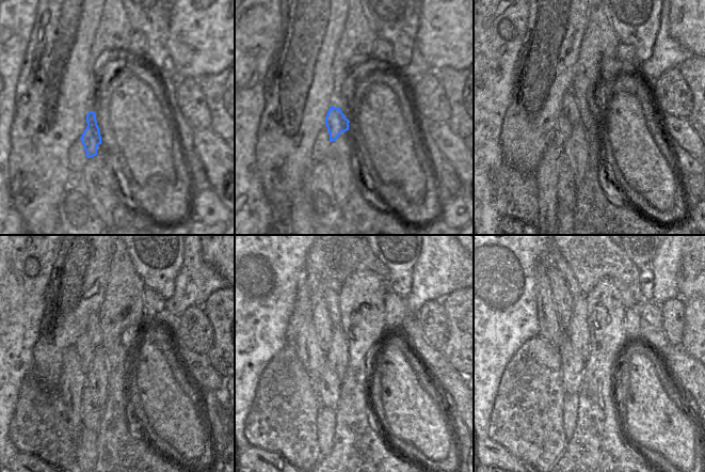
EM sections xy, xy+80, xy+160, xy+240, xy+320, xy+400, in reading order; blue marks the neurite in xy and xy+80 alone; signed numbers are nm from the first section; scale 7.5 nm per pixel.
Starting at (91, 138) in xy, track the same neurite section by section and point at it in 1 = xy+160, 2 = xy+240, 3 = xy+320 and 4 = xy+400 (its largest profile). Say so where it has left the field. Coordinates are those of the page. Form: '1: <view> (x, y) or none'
1: xy+160 (570, 108)
2: xy+240 (94, 332)
3: xy+320 (332, 299)
4: xy+400 (557, 260)

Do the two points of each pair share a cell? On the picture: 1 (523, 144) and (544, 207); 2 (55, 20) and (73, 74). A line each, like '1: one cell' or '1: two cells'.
1: two cells
2: one cell

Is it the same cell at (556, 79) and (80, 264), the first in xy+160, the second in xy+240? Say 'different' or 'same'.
same

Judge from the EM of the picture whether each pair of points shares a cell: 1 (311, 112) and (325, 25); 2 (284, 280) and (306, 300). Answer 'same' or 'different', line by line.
1: same
2: different

